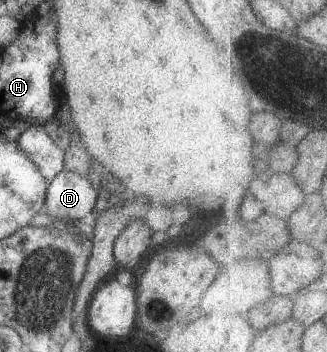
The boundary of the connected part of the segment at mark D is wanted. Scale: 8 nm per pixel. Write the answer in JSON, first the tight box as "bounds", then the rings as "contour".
{"bounds":[47,170,98,224],"contour":[[[64,170],[47,186],[47,214],[69,224],[82,220],[92,214],[98,195],[89,178]]]}

